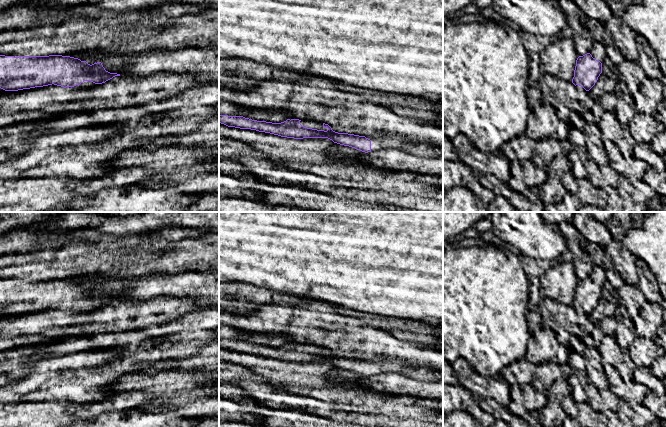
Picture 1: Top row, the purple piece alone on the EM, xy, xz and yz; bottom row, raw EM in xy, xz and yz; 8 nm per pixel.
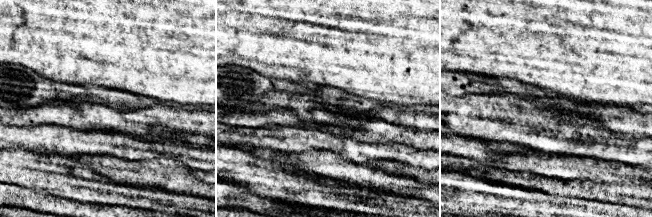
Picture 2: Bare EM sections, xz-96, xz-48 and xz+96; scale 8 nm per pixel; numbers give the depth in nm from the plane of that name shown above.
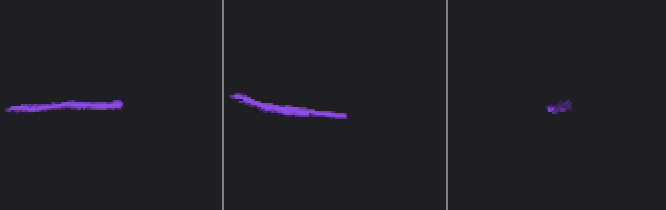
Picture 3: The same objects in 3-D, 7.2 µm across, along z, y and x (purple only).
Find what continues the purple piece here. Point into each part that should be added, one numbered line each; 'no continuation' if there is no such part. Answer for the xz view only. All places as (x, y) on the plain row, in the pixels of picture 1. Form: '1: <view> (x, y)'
1: xz (389, 366)

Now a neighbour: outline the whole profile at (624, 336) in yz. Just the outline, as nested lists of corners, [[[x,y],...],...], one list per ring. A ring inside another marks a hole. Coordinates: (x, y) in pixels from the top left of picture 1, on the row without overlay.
[[[617,305],[614,317],[617,321],[615,339],[619,346],[627,351],[636,338],[634,323],[627,311],[622,305]]]

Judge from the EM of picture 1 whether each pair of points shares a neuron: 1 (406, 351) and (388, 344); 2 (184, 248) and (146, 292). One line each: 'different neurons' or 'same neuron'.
1: same neuron
2: different neurons

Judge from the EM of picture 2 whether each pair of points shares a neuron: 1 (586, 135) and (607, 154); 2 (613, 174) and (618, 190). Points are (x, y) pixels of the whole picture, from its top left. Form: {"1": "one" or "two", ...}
{"1": "one", "2": "two"}

